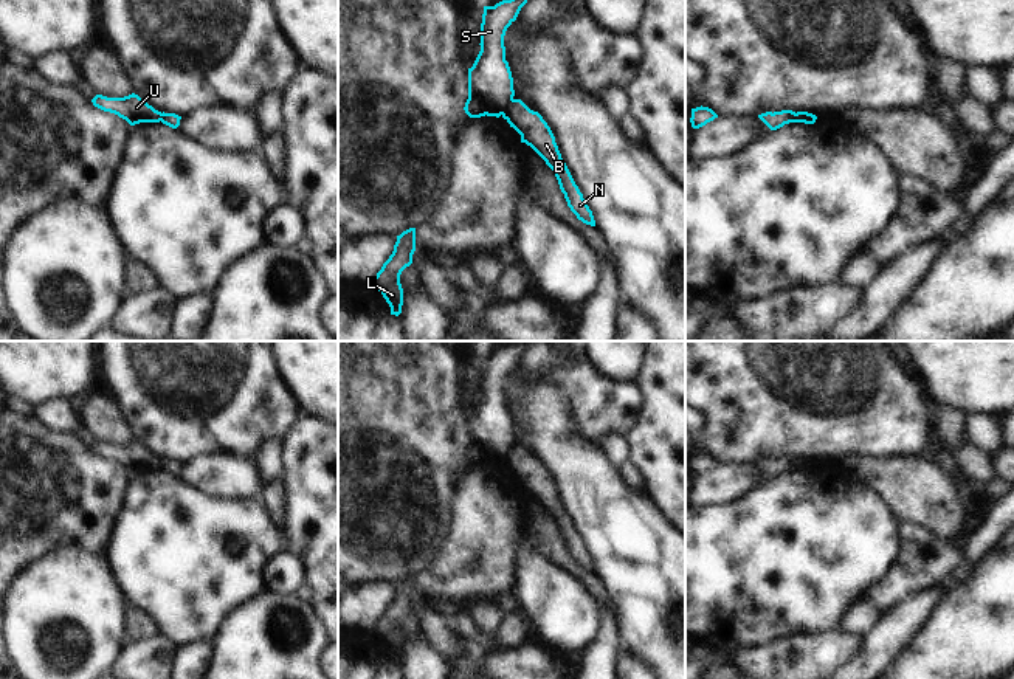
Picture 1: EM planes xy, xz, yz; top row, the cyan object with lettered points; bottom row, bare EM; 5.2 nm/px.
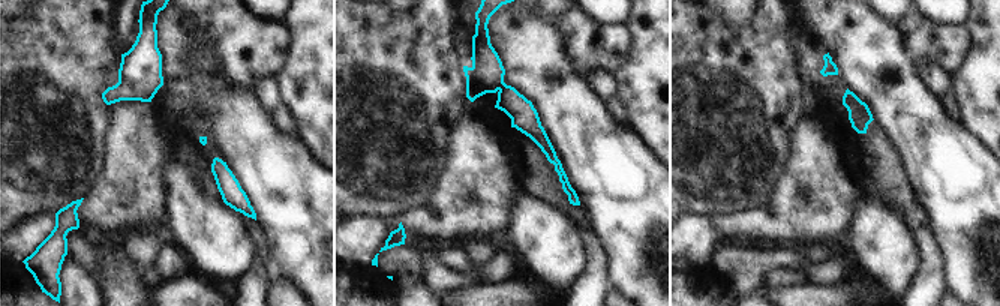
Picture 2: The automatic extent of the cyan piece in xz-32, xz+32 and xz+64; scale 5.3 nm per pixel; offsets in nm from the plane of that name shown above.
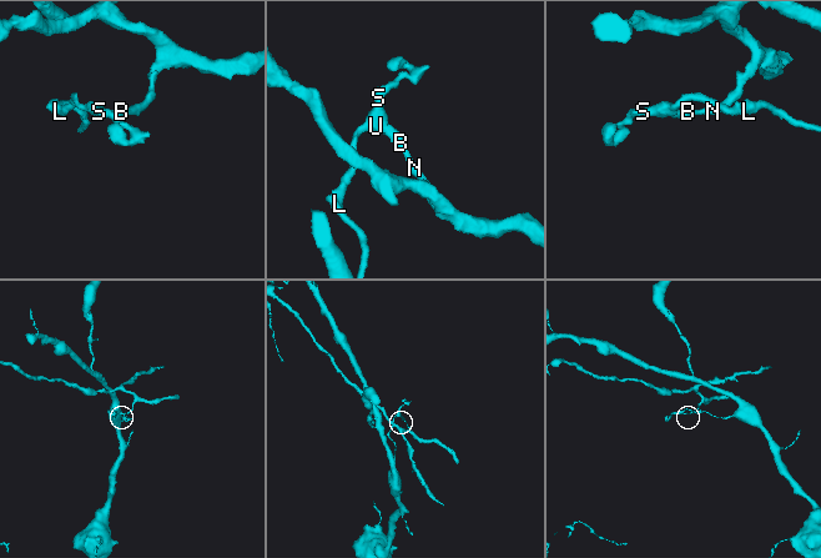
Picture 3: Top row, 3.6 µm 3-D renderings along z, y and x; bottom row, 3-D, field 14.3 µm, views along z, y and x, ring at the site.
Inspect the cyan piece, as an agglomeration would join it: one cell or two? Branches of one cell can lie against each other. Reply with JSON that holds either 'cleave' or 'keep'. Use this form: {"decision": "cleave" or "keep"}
{"decision": "cleave"}

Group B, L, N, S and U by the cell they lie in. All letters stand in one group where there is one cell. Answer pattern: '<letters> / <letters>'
B N / L S U

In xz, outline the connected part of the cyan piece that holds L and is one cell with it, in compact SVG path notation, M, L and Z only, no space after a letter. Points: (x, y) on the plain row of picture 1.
M409 575L397 583L394 598L383 611L371 632L377 636L391 654L391 662L398 663L403 653L402 619L412 611L416 598L416 575Z

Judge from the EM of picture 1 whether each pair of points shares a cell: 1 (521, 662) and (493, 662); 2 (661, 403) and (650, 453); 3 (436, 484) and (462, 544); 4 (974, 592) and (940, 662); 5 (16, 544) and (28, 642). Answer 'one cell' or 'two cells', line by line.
1: one cell
2: one cell
3: two cells
4: one cell
5: two cells

